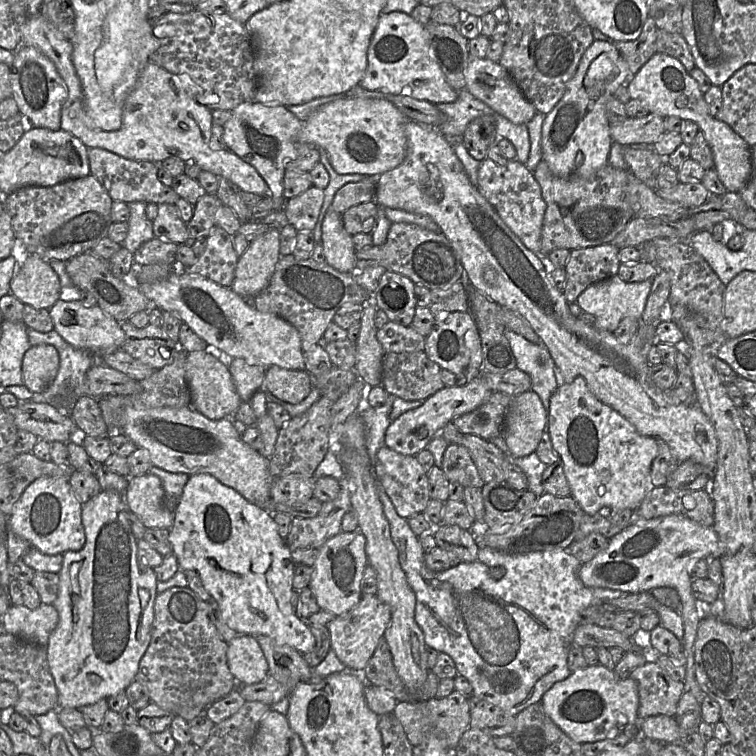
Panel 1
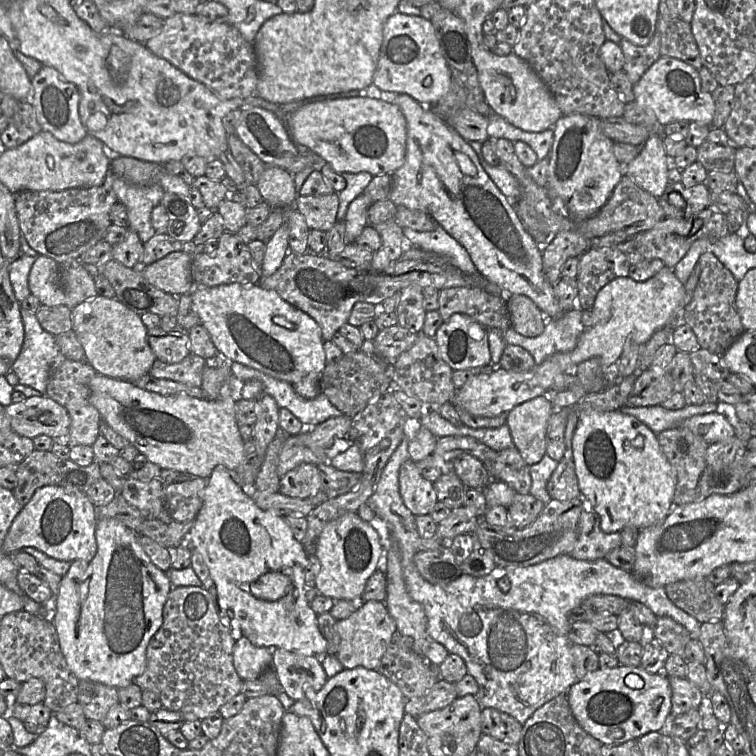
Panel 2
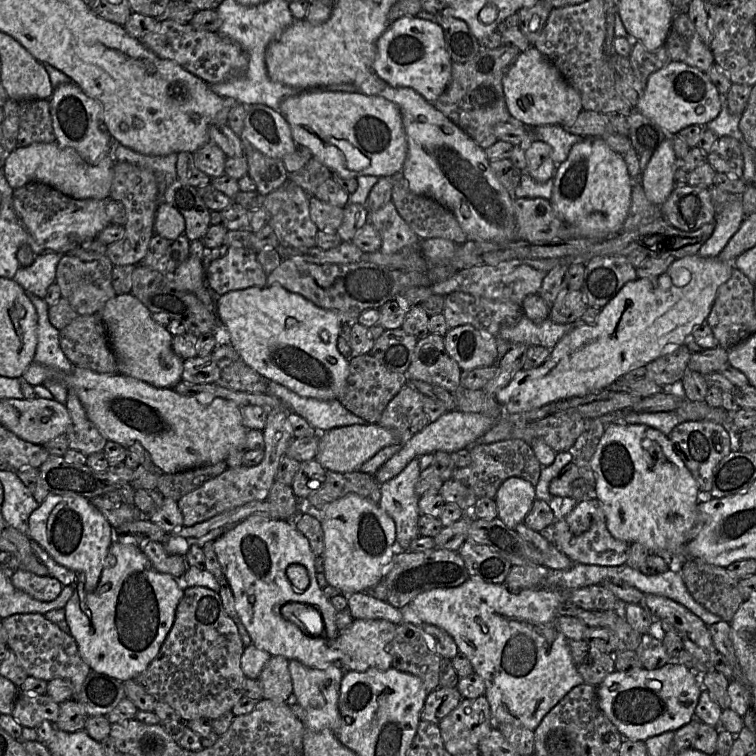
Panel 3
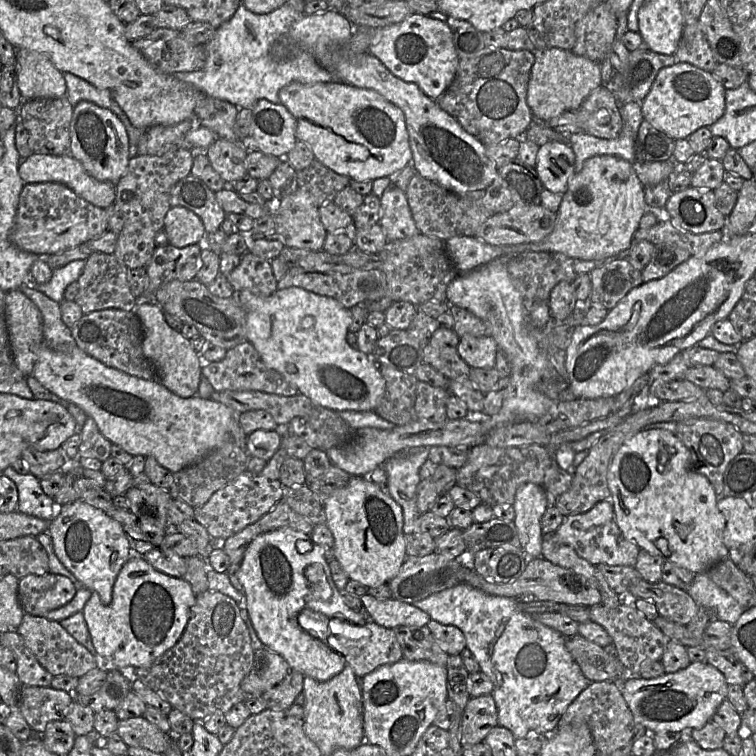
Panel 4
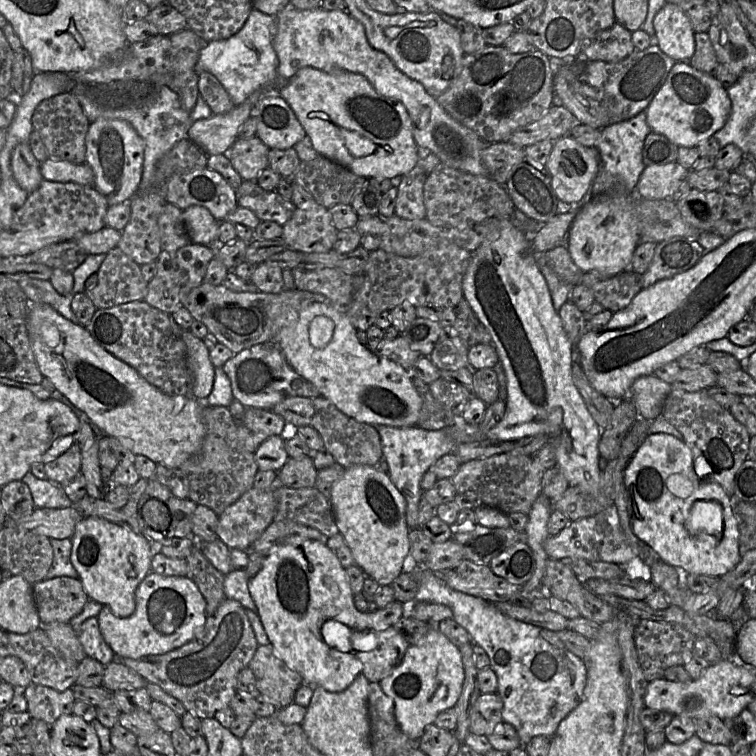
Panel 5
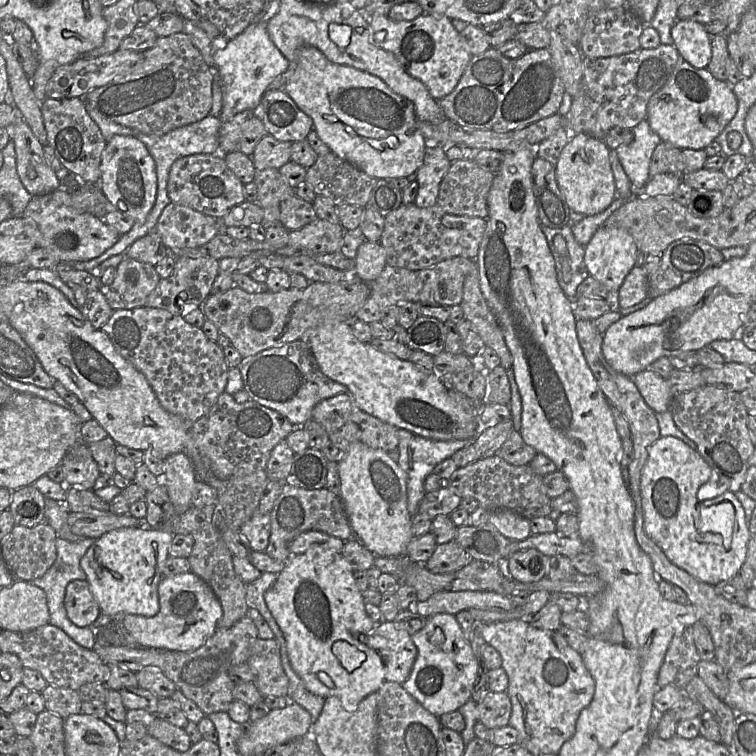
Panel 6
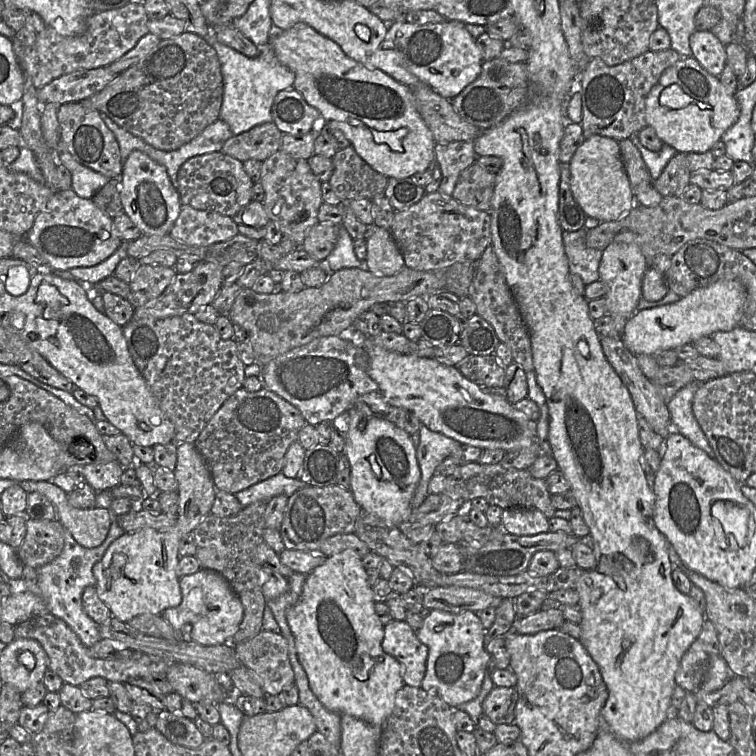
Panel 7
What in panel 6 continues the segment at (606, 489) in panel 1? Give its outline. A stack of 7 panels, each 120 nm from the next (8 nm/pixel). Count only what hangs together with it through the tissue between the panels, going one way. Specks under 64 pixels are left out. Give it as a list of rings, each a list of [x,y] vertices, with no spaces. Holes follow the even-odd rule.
[[[660,437],[650,448],[648,459],[640,476],[640,493],[643,507],[645,533],[662,549],[667,558],[693,577],[712,586],[738,575],[743,566],[750,538],[745,511],[735,496],[727,490],[715,497],[704,499],[716,481],[722,484],[697,450],[682,440]],[[729,501],[735,508],[735,523],[727,547],[722,537],[711,531],[699,529],[698,504],[714,505]]]

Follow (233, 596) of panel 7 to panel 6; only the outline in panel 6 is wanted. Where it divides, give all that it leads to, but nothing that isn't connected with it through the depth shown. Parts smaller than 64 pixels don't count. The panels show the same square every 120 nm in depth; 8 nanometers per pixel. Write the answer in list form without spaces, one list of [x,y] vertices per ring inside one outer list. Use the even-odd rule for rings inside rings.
[[[193,572],[164,576],[158,586],[158,597],[159,611],[155,616],[128,614],[119,618],[122,629],[134,640],[136,646],[190,652],[201,647],[218,629],[218,621],[223,616],[221,603],[211,587]]]

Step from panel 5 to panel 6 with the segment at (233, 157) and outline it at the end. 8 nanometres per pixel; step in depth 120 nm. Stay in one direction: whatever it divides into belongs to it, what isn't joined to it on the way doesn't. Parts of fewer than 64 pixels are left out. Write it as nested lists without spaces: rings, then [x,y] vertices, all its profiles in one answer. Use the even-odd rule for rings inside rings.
[[[271,135],[264,136],[251,156],[257,171],[266,168],[279,169],[291,161],[291,146],[293,142],[283,142]]]

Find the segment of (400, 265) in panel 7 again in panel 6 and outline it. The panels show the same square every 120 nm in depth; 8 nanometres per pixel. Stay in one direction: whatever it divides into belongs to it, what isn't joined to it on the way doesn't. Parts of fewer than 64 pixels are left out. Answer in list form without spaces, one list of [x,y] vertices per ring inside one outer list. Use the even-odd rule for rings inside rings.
[[[364,240],[354,259],[353,274],[361,281],[374,281],[387,265],[386,252],[380,242]]]

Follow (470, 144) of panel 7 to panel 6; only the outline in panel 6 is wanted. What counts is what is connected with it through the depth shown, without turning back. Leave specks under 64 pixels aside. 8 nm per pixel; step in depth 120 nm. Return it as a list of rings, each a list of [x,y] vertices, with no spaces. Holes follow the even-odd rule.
[[[442,146],[426,147],[423,164],[415,177],[418,191],[413,203],[416,206],[427,208],[436,204],[441,181],[447,174],[451,163]]]

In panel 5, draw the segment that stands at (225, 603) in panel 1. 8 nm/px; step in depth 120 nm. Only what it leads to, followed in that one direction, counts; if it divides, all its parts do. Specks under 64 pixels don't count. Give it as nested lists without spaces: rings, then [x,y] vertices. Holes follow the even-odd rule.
[[[313,539],[287,540],[284,544],[271,547],[261,569],[250,578],[248,588],[257,608],[256,613],[277,656],[291,670],[299,673],[305,683],[330,692],[342,692],[348,688],[354,679],[362,674],[363,664],[354,653],[330,647],[322,638],[322,626],[327,621],[334,620],[353,629],[375,631],[396,626],[403,617],[403,603],[398,601],[375,611],[360,612],[354,605],[354,593],[346,570],[338,557],[325,543]]]

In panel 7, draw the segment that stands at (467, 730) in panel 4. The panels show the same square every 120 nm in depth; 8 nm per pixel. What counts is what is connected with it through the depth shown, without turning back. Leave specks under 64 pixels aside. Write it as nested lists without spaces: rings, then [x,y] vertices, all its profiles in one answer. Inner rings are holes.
[[[494,686],[483,701],[483,714],[496,725],[513,724],[517,699],[515,687]]]

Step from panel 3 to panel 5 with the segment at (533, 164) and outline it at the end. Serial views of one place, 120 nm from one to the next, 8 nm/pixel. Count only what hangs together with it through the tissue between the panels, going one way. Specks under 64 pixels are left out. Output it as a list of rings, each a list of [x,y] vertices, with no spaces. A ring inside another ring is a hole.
[[[567,135],[554,141],[545,168],[557,198],[569,204],[581,204],[598,174],[599,164],[600,156],[595,147],[581,145]]]

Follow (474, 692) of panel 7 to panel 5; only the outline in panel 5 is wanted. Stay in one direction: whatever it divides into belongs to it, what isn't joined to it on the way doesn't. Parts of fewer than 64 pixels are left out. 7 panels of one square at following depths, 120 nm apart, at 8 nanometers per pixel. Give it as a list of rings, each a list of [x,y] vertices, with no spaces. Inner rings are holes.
[[[427,622],[433,627],[418,643],[408,647],[401,664],[379,682],[384,693],[394,702],[395,717],[400,729],[414,740],[422,737],[425,729],[434,724],[439,713],[456,705],[465,678],[459,647],[438,630],[439,622]]]

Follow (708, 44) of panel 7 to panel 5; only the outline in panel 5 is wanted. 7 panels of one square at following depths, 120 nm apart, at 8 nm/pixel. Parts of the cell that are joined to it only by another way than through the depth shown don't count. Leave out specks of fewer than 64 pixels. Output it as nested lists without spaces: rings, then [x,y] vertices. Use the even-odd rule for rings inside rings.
[[[666,2],[653,20],[654,43],[678,62],[689,62],[695,52],[695,31],[686,13]]]

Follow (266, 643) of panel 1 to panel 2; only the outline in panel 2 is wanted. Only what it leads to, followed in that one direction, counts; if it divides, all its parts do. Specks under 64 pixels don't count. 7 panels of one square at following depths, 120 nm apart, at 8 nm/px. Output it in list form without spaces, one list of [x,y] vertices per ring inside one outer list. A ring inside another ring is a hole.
[[[283,649],[274,650],[272,656],[272,667],[277,673],[281,689],[294,701],[304,698],[307,688],[319,692],[328,680],[322,664],[315,657],[302,656]]]

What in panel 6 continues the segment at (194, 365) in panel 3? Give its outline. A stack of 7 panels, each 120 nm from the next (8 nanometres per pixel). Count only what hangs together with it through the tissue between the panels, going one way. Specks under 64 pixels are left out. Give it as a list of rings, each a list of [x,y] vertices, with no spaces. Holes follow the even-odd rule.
[[[296,340],[243,358],[238,366],[243,389],[251,400],[284,415],[302,427],[311,420],[313,408],[321,401],[347,392],[347,387],[327,377],[320,370],[307,342]]]

